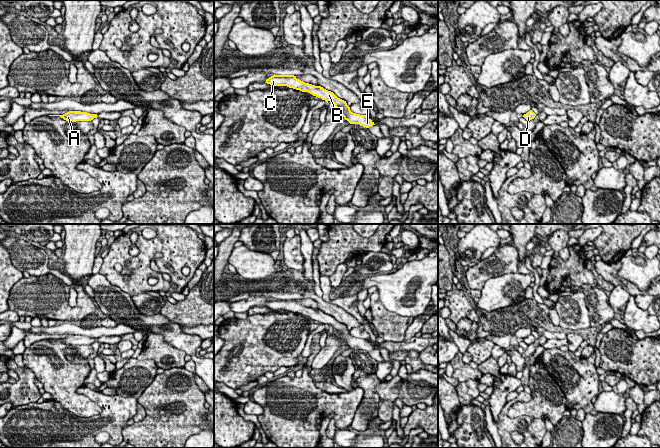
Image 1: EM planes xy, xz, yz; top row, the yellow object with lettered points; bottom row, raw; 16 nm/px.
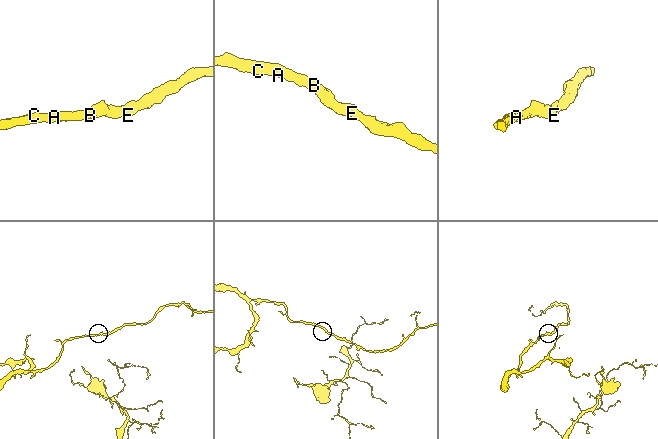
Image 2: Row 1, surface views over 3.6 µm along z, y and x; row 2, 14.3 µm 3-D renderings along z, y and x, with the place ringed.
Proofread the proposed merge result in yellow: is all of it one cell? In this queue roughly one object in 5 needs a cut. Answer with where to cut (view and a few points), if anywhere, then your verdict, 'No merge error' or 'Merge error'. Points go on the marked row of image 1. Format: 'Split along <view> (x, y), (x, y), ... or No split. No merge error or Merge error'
No split. No merge error

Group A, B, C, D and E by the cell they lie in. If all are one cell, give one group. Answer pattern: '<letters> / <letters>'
A B C D E

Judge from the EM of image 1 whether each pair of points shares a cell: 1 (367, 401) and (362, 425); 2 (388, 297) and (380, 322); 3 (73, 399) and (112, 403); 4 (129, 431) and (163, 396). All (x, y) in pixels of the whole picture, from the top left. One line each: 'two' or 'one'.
1: one
2: two
3: two
4: one

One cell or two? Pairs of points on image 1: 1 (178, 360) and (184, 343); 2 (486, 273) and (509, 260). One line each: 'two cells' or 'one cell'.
1: two cells
2: one cell

